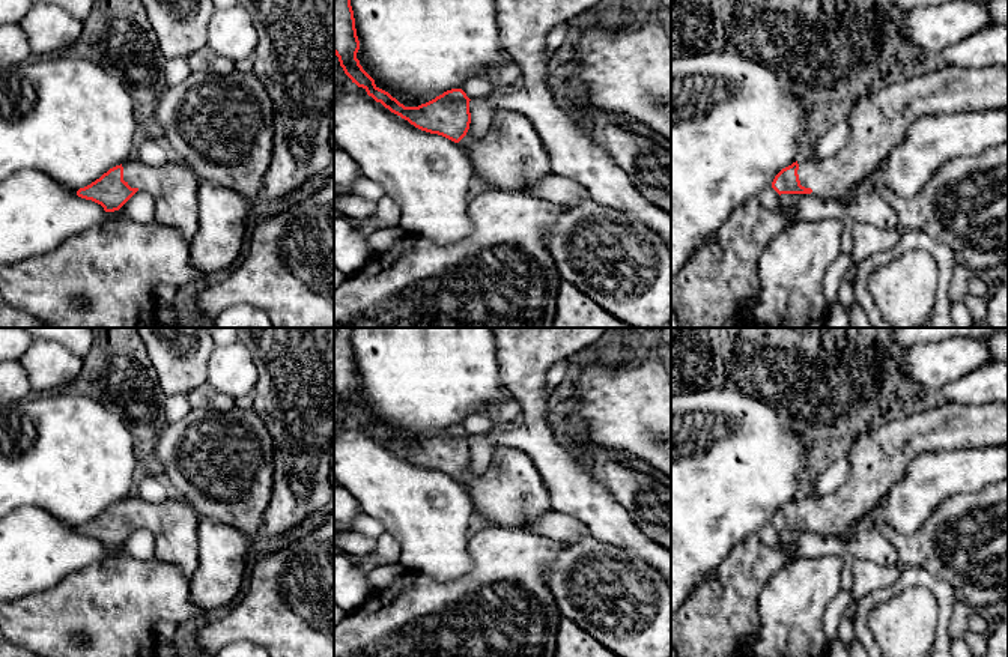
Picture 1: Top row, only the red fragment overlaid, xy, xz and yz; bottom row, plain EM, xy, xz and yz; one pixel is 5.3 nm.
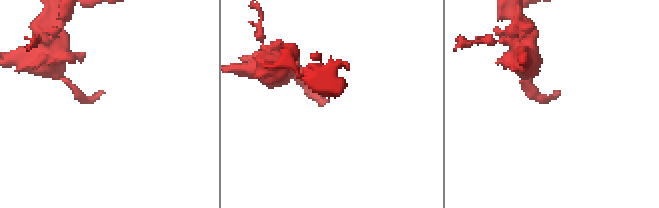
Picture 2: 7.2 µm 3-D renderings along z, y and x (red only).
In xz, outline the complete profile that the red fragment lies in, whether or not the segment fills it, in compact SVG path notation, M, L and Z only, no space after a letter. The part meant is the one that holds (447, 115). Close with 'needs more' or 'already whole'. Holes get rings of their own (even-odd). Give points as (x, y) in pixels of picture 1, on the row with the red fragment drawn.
M334 0L334 54L352 83L363 87L369 96L391 113L421 131L442 135L454 143L459 143L466 135L471 123L471 99L462 89L447 90L418 107L405 107L375 84L375 80L363 69L357 59L358 50L360 41L351 0Z | already whole

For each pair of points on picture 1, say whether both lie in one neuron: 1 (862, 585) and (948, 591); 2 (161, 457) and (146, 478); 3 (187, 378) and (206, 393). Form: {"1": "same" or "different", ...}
{"1": "different", "2": "different", "3": "different"}

